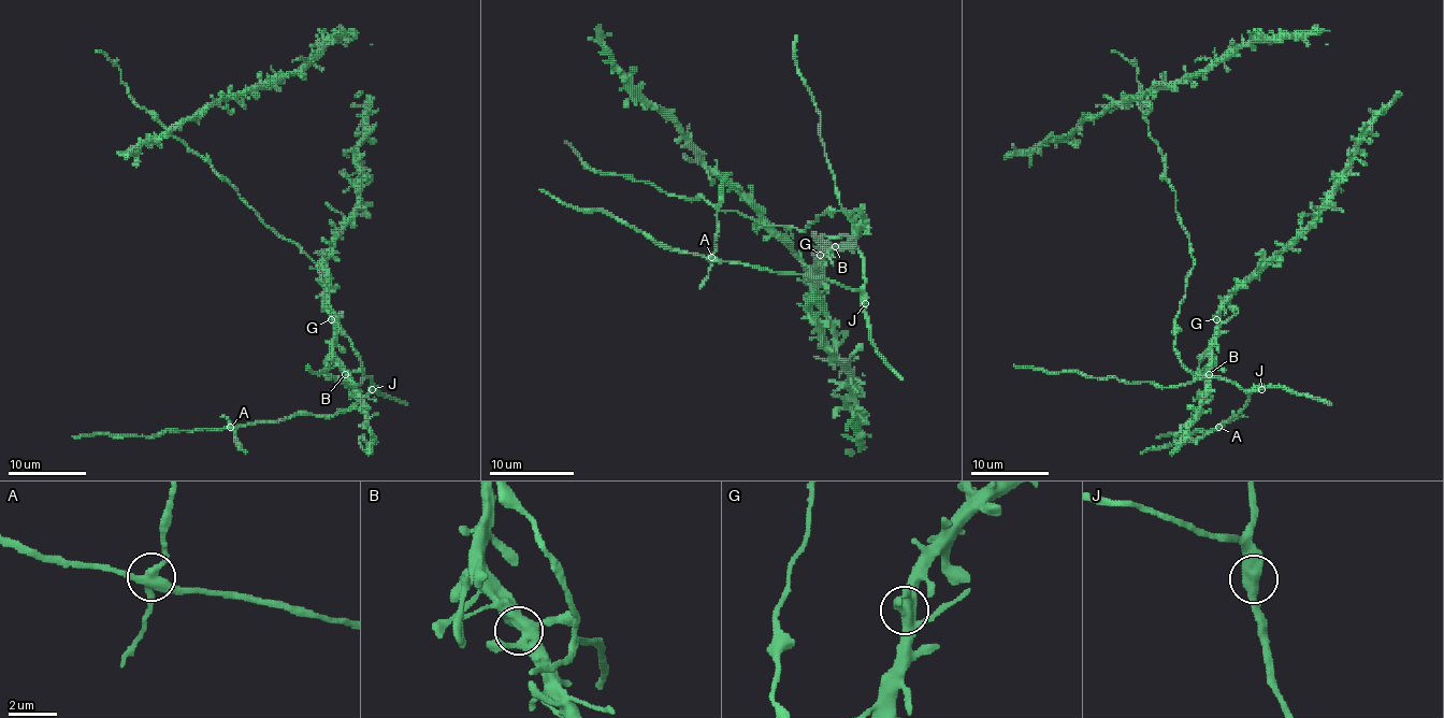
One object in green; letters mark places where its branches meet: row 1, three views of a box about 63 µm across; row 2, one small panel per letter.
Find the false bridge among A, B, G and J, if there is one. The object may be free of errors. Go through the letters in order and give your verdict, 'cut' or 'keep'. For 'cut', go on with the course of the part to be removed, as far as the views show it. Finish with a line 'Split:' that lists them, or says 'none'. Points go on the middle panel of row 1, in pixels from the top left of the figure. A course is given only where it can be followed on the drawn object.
A: cut; foreign part runs (710, 257), (717, 209), (727, 173)
B: keep
G: keep
J: keep
Split: A

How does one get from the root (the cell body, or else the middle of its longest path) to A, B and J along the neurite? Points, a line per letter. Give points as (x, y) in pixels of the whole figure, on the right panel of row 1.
A: (1192, 269), (1175, 319), (1173, 350), (1197, 377), (1230, 379), (1247, 393), (1240, 413), (1218, 427)
B: (1192, 269), (1185, 298), (1175, 319), (1173, 350), (1197, 377), (1204, 377), (1209, 374)
J: (1192, 269), (1185, 298), (1175, 319), (1175, 355), (1197, 377), (1230, 379), (1244, 389), (1261, 389)

